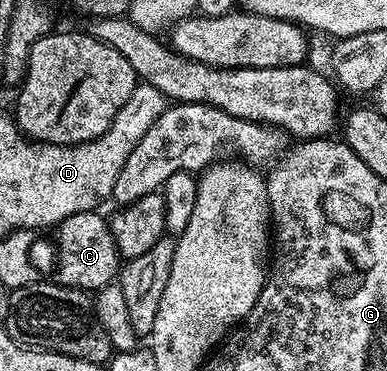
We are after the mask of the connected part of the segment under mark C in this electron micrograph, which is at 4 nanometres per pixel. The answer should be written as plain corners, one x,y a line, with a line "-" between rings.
98,210
73,213
58,224
59,264
55,267
54,278
62,287
92,293
116,282
121,271
121,256
115,248
108,220
99,214

